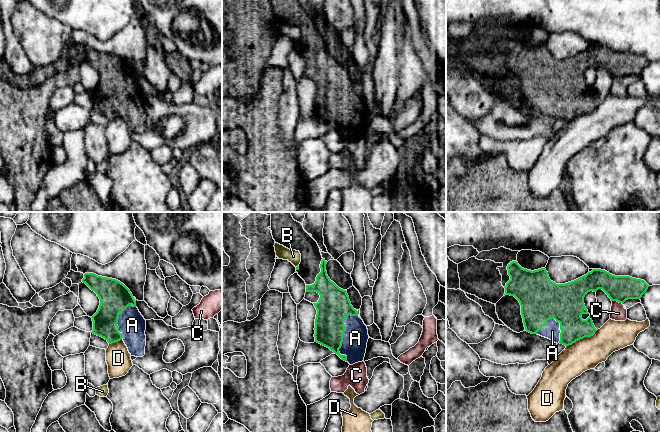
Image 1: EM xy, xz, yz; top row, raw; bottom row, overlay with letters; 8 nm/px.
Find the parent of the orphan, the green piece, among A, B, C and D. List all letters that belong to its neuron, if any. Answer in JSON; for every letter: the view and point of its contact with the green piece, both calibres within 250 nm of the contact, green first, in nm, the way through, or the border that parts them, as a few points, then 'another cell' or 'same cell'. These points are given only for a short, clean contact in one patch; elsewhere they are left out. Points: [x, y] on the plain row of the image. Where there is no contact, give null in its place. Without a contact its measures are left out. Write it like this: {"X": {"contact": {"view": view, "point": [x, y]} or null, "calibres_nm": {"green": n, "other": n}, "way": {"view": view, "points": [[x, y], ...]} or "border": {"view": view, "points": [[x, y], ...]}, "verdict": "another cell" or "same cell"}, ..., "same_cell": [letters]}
{"A": {"contact": {"view": "xz", "point": [342, 111]}, "calibres_nm": {"green": 260, "other": 200}, "verdict": "same cell"}, "B": {"contact": {"view": "xz", "point": [297, 42]}, "calibres_nm": {"green": 30, "other": 110}, "border": {"view": "xz", "points": [[298, 41], [296, 43]]}, "verdict": "another cell"}, "C": {"contact": {"view": "yz", "point": [617, 77]}, "calibres_nm": {"green": 200, "other": 130}, "border": {"view": "yz", "points": [[612, 76], [622, 80]]}, "verdict": "another cell"}, "D": {"contact": {"view": "yz", "point": [581, 114]}, "calibres_nm": {"green": 220, "other": 260}, "border": {"view": "yz", "points": [[597, 106], [592, 111], [580, 114], [566, 123]]}, "verdict": "another cell"}, "same_cell": ["A"]}

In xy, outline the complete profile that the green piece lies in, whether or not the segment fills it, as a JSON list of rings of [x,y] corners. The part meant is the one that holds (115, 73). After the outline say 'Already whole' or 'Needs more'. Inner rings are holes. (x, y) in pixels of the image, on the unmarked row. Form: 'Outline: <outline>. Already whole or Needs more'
Outline: [[[85,49],[82,58],[94,67],[100,75],[97,88],[91,93],[93,106],[91,109],[104,114],[109,120],[124,117],[131,132],[143,133],[146,122],[146,96],[136,83],[136,77],[130,66],[120,57]]]. Needs more

